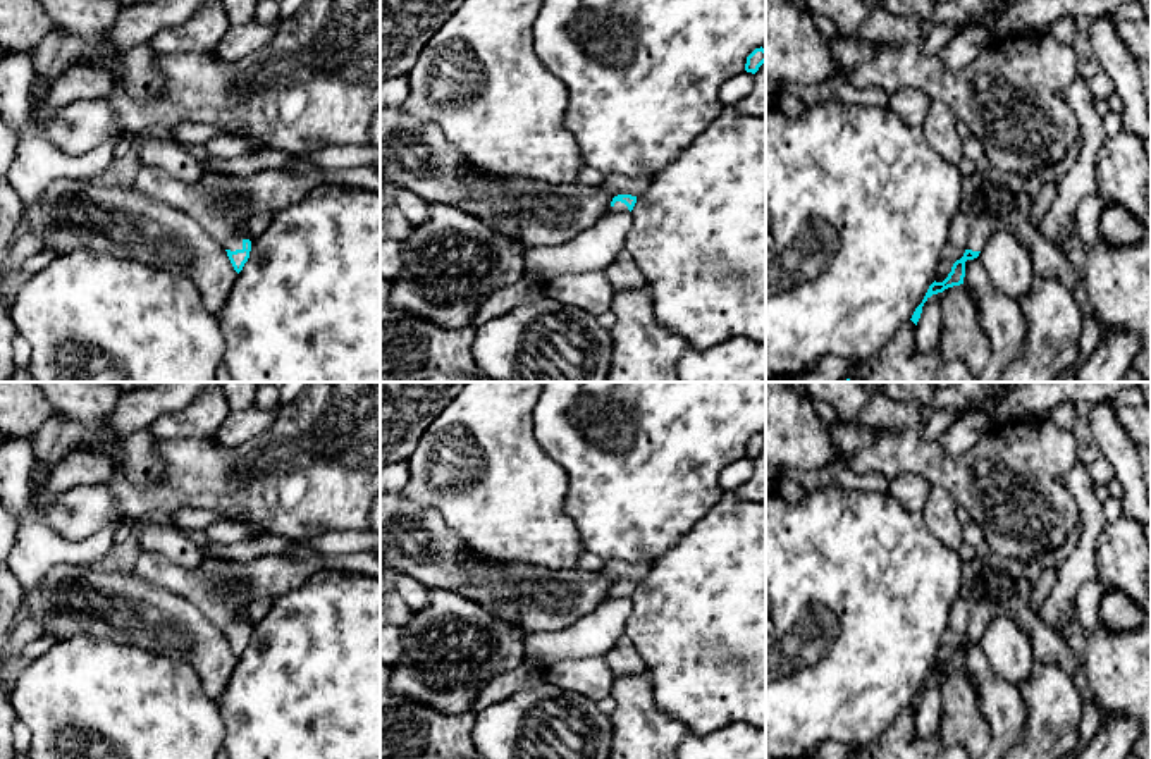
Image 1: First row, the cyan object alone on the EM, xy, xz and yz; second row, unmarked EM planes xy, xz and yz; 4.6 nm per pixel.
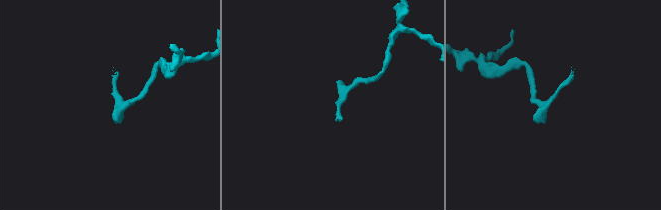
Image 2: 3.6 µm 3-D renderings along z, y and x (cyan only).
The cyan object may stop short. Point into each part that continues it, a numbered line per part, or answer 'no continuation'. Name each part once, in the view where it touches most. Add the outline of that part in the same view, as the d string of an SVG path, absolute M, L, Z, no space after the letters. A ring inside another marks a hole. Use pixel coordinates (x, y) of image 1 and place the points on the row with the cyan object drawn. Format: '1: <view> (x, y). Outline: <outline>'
1: xy (219, 202). Outline: M145 165L132 188L158 203L191 215L224 250L243 250L243 238L234 234L239 222L248 222L262 210L284 210L301 201L323 182L361 186L380 193L380 174L372 167L311 172L265 169L249 177L219 174L205 169L193 186L175 179L160 165Z

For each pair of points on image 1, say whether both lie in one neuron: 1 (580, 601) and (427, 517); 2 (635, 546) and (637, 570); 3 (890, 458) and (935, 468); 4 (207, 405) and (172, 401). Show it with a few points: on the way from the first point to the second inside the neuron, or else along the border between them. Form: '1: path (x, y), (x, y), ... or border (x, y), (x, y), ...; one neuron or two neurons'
1: path (539, 592), (472, 572), (458, 558); one neuron
2: border (606, 560), (644, 561), (647, 565); two neurons
3: path (900, 458), (924, 458); one neuron
4: border (193, 400), (152, 422); two neurons

